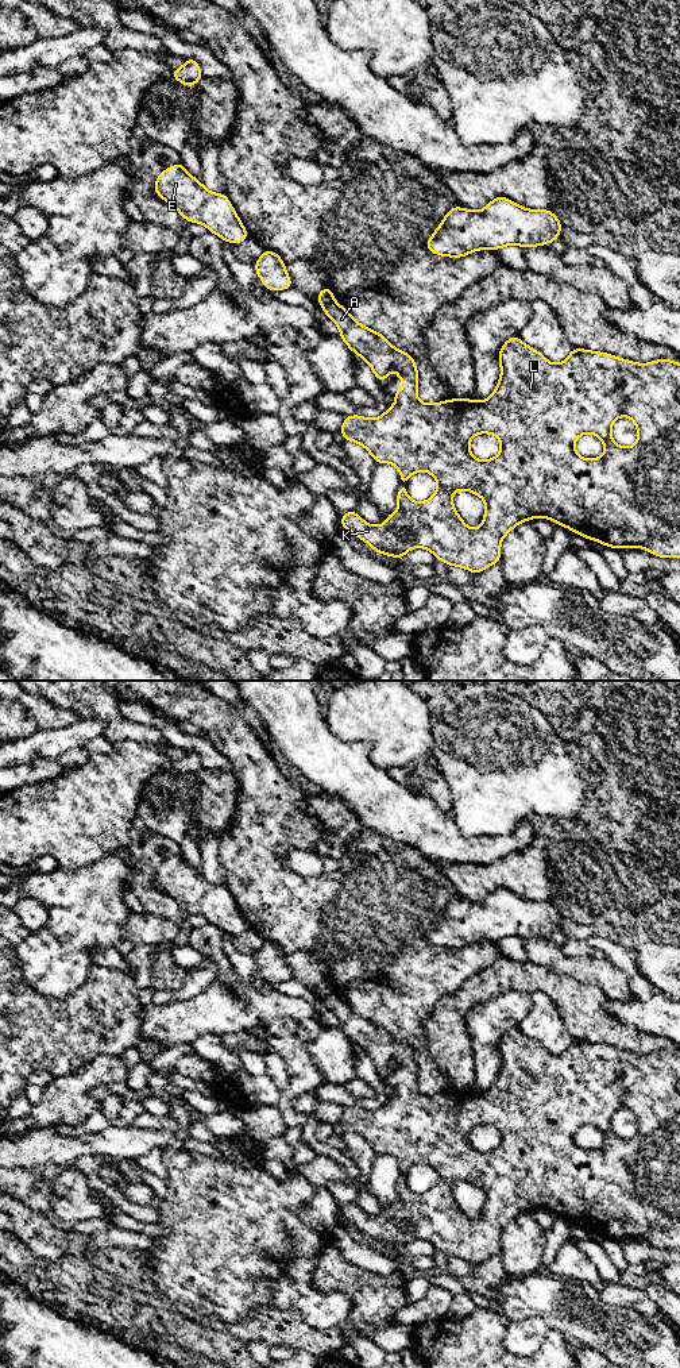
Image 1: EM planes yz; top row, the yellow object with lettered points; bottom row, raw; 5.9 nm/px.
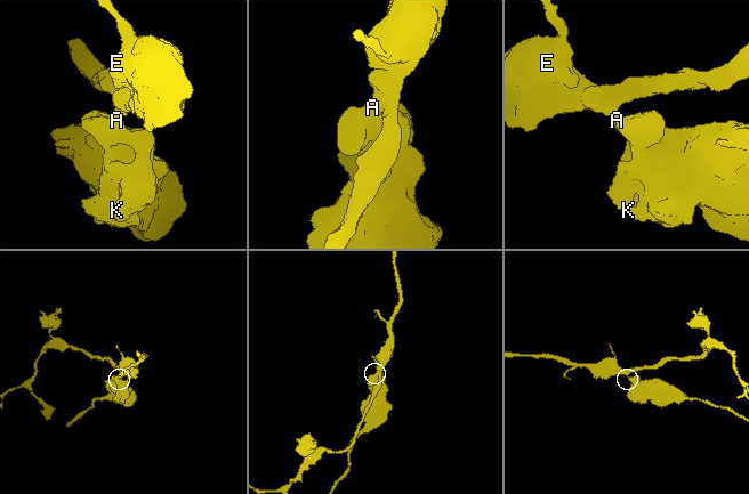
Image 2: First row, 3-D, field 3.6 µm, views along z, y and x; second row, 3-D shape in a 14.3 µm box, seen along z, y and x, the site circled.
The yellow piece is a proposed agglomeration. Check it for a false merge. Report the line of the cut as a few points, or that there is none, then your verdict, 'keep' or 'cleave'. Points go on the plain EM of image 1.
cut yz (335, 991), (323, 1000); cleave

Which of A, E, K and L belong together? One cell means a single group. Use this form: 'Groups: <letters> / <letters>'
Groups: A K L / E

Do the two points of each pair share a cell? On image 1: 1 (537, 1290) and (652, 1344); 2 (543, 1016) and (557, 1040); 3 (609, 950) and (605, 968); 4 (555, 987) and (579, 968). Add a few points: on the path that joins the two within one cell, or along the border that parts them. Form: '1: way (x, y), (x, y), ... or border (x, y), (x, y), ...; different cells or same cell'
1: way (565, 1305), (603, 1328), (619, 1344), (624, 1344); same cell
2: way (544, 1021), (552, 1035); same cell
3: border (606, 959), (617, 966), (629, 981); different cells
4: border (539, 964), (598, 989); different cells

